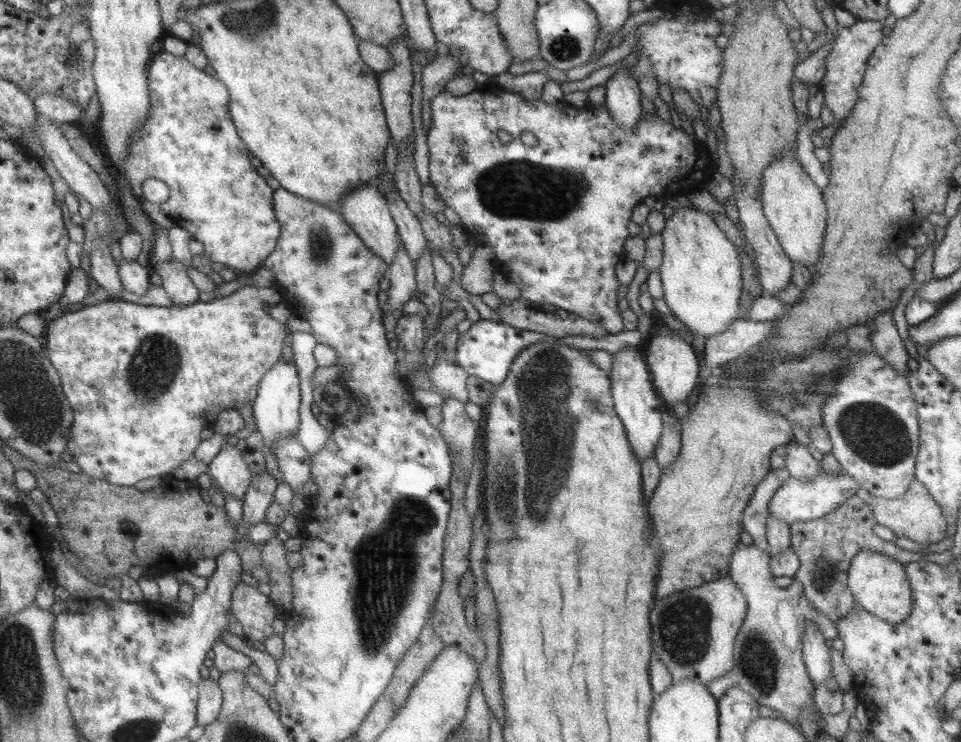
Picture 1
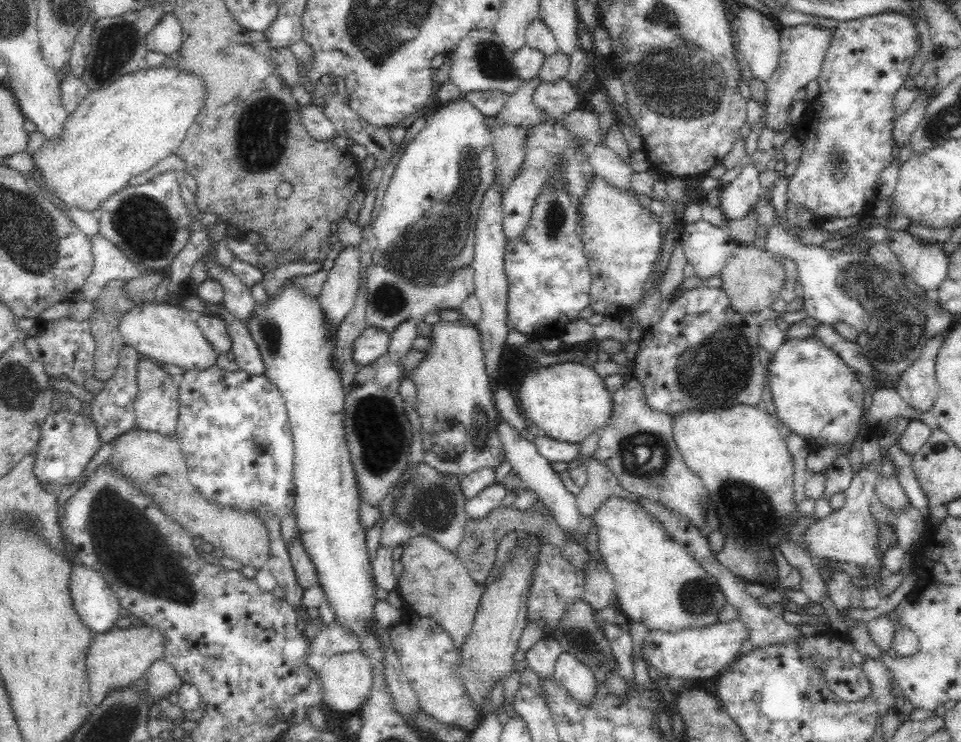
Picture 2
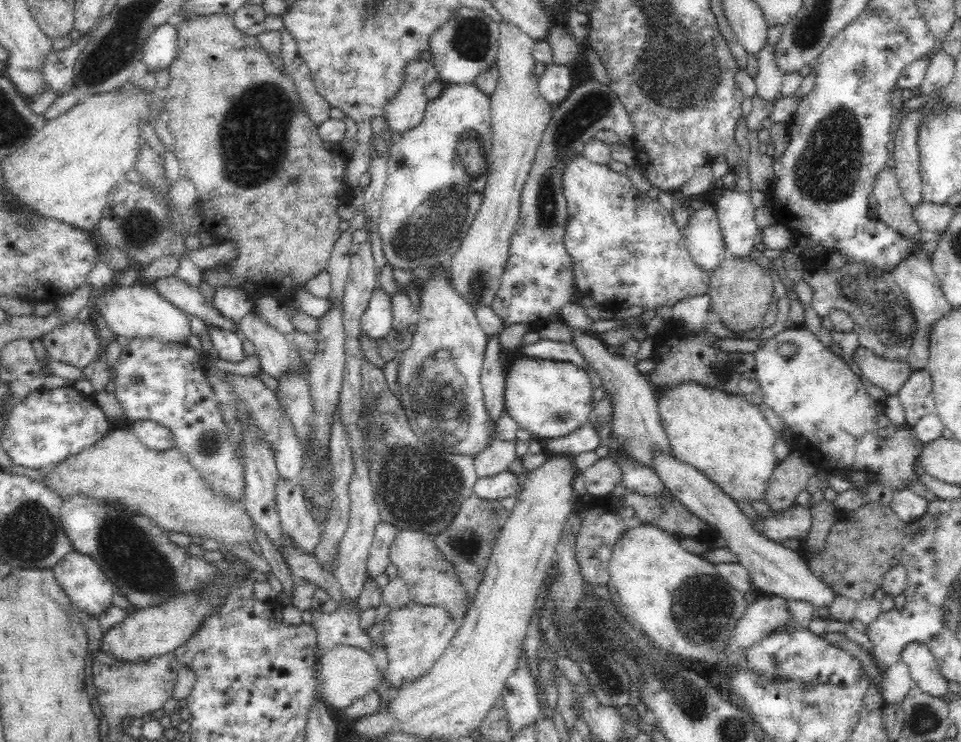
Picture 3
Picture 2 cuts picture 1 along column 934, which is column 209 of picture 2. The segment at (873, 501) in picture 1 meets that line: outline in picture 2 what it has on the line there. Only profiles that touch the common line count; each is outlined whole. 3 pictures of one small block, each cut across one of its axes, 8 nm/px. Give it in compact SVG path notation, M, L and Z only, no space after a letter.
M134 428L114 439L114 449L109 458L110 465L122 471L126 477L134 480L134 485L144 491L146 495L152 497L152 501L160 505L168 516L172 516L174 521L180 523L184 529L188 529L194 537L201 537L204 542L213 545L215 551L220 551L222 556L237 560L242 566L253 566L256 572L266 568L268 557L270 556L270 533L268 528L259 518L255 518L250 513L244 511L234 511L230 508L217 508L216 504L205 500L196 493L191 486L187 474L187 462L182 452L181 444L176 436L168 436L159 432L150 432Z

